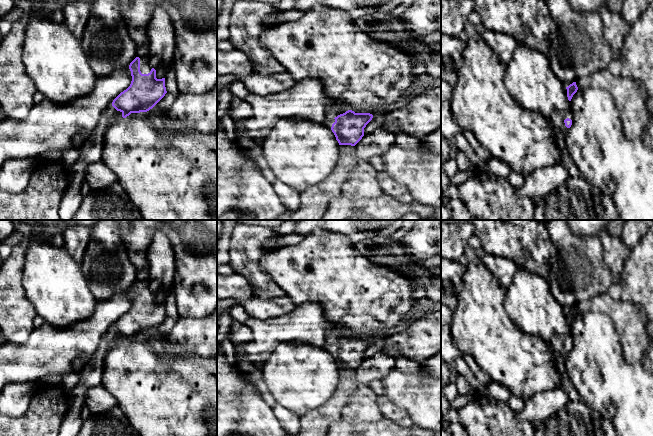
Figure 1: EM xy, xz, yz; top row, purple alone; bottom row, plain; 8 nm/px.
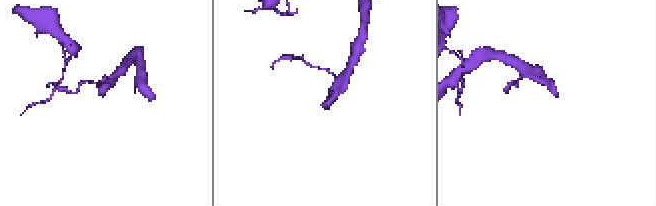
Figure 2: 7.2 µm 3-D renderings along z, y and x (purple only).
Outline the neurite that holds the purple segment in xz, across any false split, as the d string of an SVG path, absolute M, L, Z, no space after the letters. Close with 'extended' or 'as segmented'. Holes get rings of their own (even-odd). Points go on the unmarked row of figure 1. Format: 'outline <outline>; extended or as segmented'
outline M348 334L322 348L332 354L339 369L355 370L364 360L364 352L372 344L370 337L355 337Z; extended

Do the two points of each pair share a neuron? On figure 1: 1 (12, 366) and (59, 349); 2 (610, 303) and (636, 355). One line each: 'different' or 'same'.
1: same
2: same

